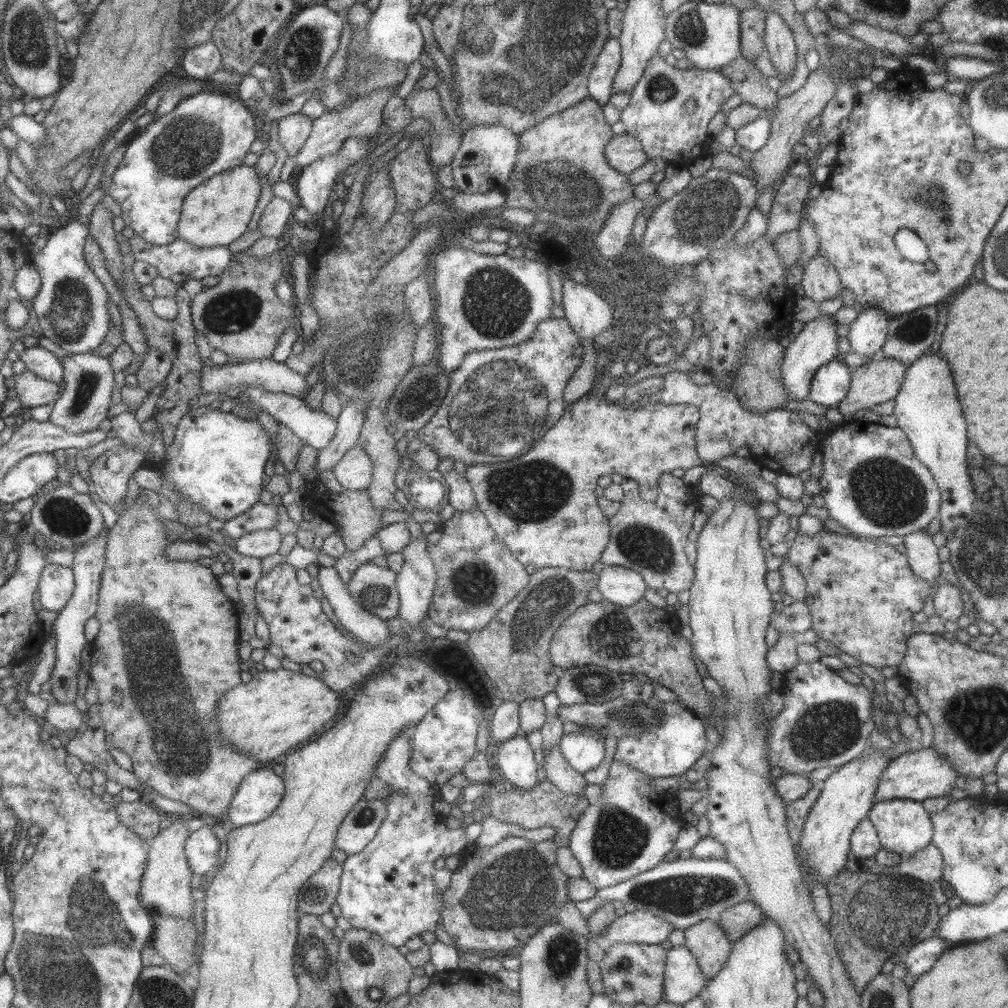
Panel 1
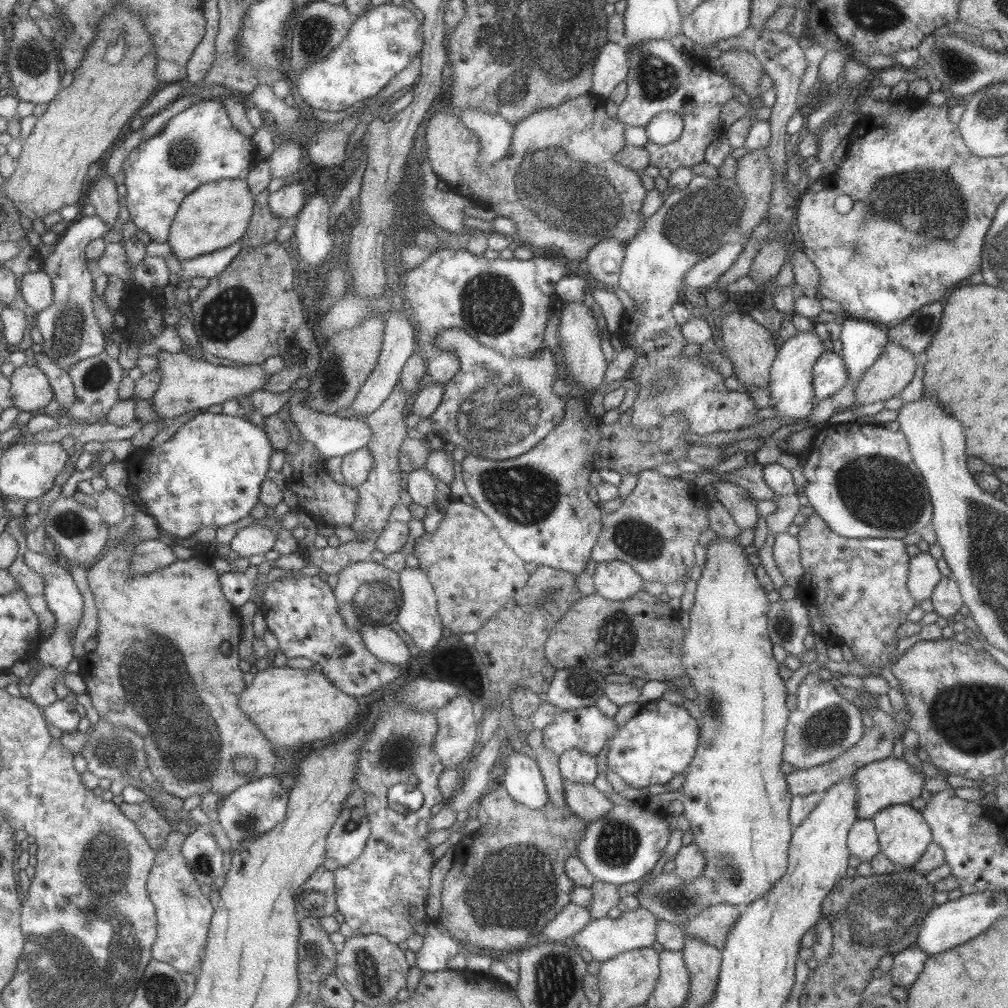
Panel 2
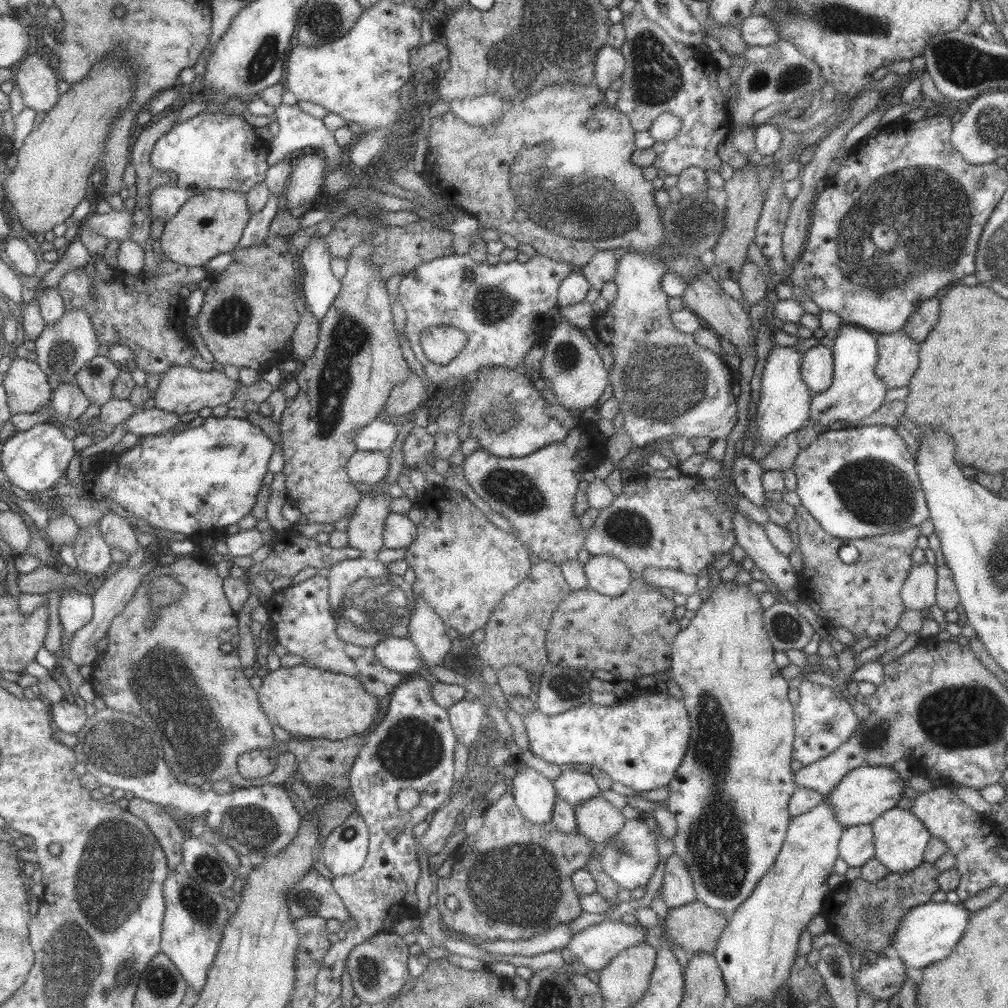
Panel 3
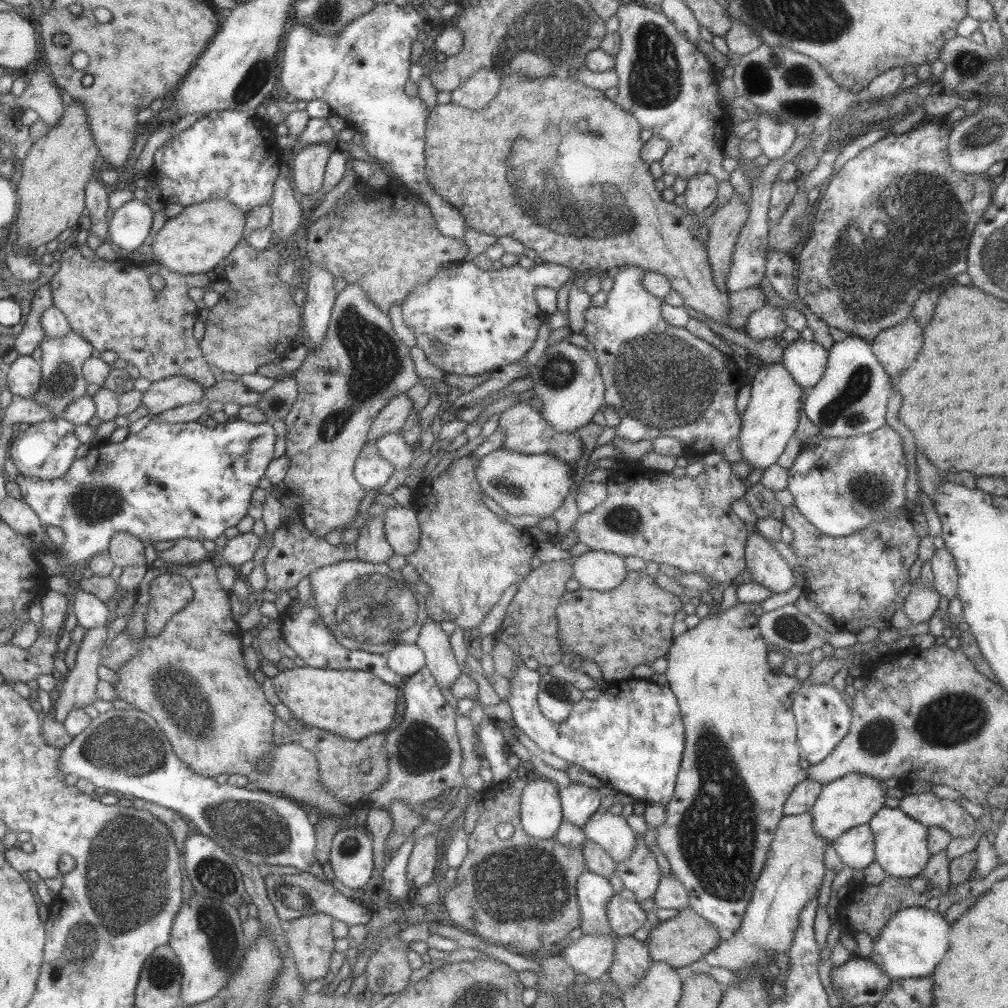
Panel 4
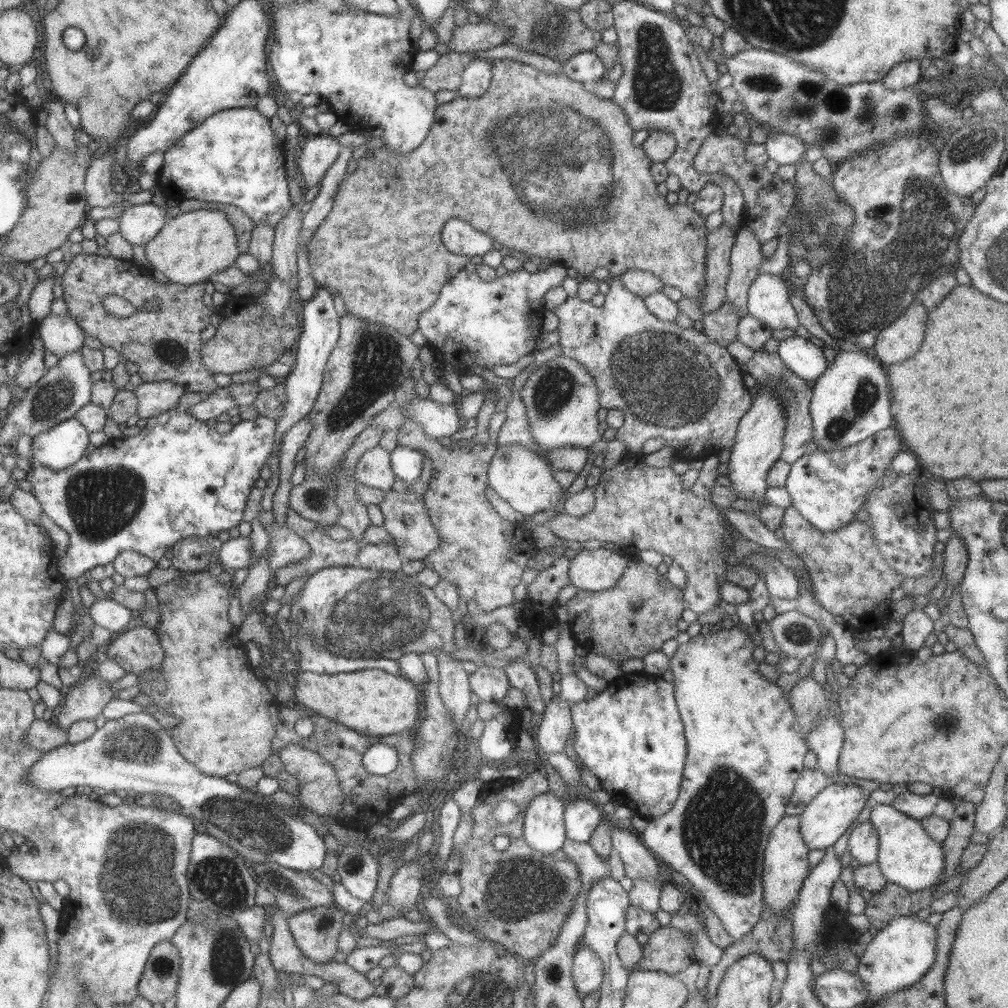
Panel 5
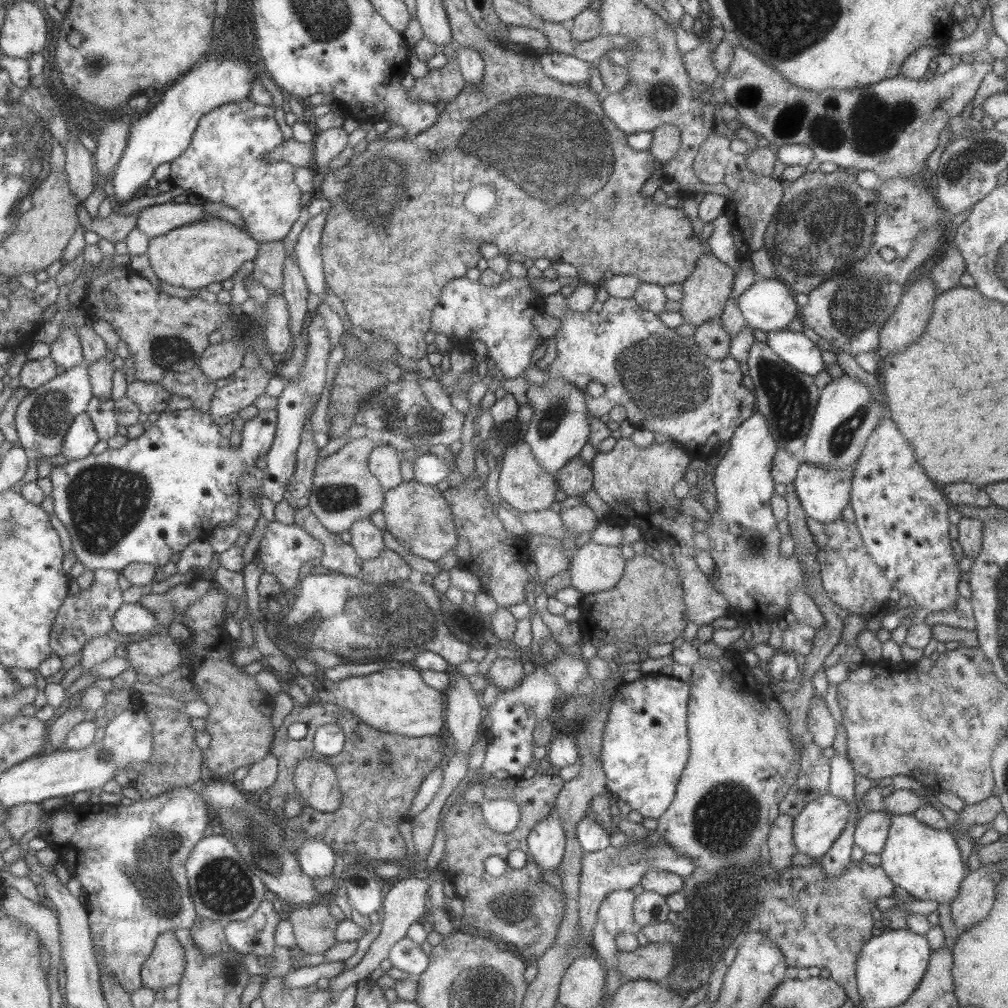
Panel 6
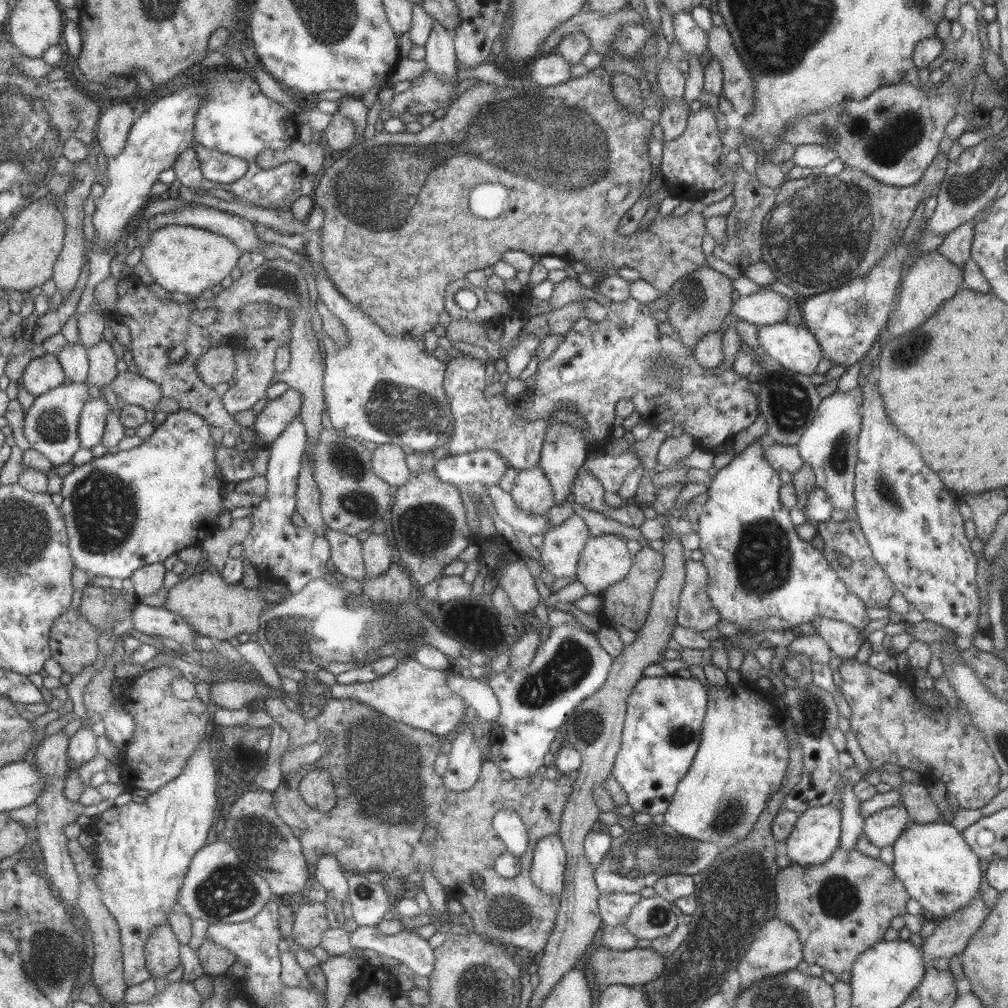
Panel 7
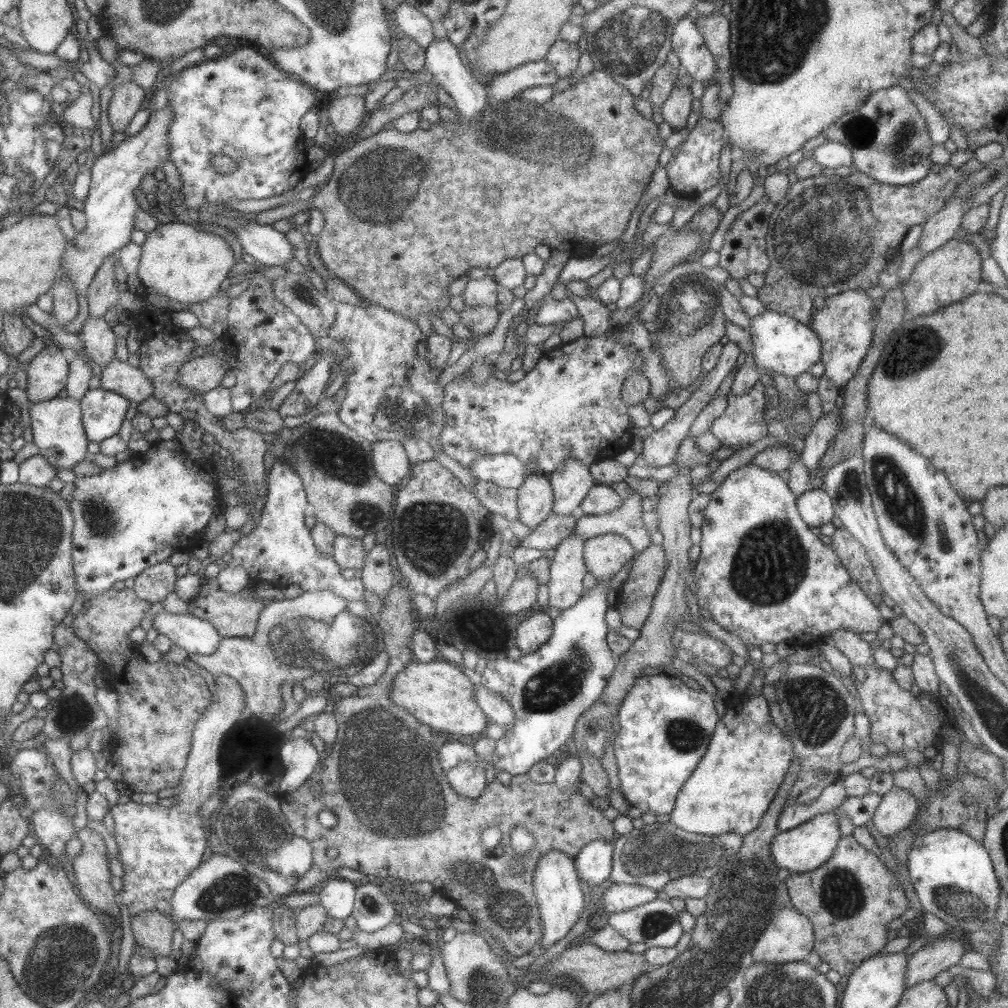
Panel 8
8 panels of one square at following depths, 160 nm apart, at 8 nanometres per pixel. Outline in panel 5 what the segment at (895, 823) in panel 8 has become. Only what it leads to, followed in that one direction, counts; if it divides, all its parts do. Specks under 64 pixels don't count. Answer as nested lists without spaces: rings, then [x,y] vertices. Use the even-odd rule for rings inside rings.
[[[867,820],[864,821],[851,832],[846,842],[846,849],[859,865],[876,862],[878,853],[878,836],[874,826]]]

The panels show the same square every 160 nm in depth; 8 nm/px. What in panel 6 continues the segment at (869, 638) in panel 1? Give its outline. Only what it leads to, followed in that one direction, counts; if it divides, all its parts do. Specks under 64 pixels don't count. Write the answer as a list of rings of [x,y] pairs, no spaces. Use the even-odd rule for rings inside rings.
[[[807,517],[805,526],[819,550],[817,562],[820,568],[820,581],[831,603],[838,610],[847,610],[849,615],[863,616],[873,613],[875,609],[881,613],[887,610],[892,584],[866,551],[855,522],[841,518],[829,524],[821,524]]]

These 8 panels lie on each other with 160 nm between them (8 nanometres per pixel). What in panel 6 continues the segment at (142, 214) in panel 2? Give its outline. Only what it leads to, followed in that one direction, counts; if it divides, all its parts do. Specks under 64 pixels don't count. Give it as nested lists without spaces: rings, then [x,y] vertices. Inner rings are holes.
[[[251,98],[228,102],[210,110],[198,121],[189,146],[170,163],[167,182],[210,203],[221,203],[239,213],[246,233],[257,243],[282,240],[299,214],[301,192],[294,184],[291,164],[268,163],[263,157],[284,142],[274,120],[274,109],[256,104]]]

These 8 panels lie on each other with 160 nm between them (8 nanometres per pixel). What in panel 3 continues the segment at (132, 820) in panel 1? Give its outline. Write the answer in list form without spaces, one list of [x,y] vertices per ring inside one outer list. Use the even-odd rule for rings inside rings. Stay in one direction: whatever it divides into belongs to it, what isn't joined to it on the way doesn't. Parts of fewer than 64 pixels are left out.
[[[133,797],[128,800],[127,812],[140,818],[158,840],[165,855],[168,870],[179,869],[182,859],[182,842],[187,834],[175,821],[175,815],[163,805]]]

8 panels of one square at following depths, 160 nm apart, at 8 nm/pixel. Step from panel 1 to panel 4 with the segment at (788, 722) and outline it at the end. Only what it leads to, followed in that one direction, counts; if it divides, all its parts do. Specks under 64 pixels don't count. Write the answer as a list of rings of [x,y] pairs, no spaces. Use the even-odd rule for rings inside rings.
[[[803,682],[793,691],[792,711],[796,722],[799,756],[811,765],[822,761],[847,735],[852,712],[841,694],[831,684],[807,684]]]

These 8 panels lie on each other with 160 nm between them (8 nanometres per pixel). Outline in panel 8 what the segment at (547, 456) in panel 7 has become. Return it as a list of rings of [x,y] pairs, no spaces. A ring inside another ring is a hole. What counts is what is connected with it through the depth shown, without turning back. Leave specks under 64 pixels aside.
[[[566,458],[546,474],[552,488],[552,512],[568,515],[578,511],[578,504],[595,483],[588,466],[576,458]]]

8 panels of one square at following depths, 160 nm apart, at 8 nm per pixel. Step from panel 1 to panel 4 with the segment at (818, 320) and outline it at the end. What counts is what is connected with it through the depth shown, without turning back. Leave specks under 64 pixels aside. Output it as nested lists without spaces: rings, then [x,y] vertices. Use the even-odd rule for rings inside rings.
[[[781,361],[763,364],[752,378],[750,386],[750,400],[740,415],[738,441],[742,460],[751,464],[753,469],[764,470],[777,462],[787,441],[794,436],[797,420],[799,420],[799,408],[801,408],[799,399],[803,388],[791,378]]]

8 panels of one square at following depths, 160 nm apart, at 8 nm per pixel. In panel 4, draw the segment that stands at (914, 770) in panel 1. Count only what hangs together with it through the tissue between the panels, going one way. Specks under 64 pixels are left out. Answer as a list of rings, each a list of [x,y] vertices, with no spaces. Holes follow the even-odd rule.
[[[859,773],[846,774],[822,785],[817,800],[809,810],[813,830],[822,836],[824,841],[833,842],[842,832],[860,824],[868,824],[871,817],[884,806],[886,795],[883,788],[885,786],[882,780]]]

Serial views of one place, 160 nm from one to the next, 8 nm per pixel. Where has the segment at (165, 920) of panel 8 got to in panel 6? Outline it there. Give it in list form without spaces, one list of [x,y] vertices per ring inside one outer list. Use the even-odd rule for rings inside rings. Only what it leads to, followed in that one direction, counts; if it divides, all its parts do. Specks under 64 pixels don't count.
[[[174,931],[162,932],[140,968],[141,984],[154,992],[163,991],[167,986],[178,984],[184,964],[184,950]]]

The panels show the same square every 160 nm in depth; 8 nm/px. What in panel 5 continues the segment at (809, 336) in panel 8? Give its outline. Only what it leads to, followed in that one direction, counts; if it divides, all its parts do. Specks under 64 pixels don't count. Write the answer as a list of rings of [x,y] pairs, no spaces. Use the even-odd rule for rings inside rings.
[[[793,335],[778,342],[777,353],[787,370],[791,370],[807,383],[819,378],[827,368],[822,348],[808,339]]]

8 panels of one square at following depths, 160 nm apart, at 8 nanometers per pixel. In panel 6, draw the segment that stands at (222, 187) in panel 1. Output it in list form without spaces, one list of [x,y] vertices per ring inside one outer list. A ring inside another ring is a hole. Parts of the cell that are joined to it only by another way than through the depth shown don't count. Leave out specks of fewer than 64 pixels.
[[[203,217],[148,239],[146,256],[158,280],[186,289],[202,289],[207,284],[230,278],[245,261],[257,254],[257,242],[245,230],[218,217]]]

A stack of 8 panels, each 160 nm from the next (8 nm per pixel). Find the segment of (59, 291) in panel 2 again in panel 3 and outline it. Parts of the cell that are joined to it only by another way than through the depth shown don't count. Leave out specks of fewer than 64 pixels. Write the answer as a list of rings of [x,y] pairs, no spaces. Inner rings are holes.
[[[124,208],[121,211],[111,210],[107,214],[95,214],[91,212],[80,224],[80,227],[88,228],[95,234],[105,238],[117,240],[117,242],[128,238],[132,227],[132,214]],[[83,307],[65,309],[64,313],[55,321],[46,323],[43,330],[34,340],[36,359],[34,360],[41,370],[47,375],[49,386],[52,390],[57,383],[66,382],[75,384],[75,373],[88,360],[97,355],[96,332],[92,320]]]

